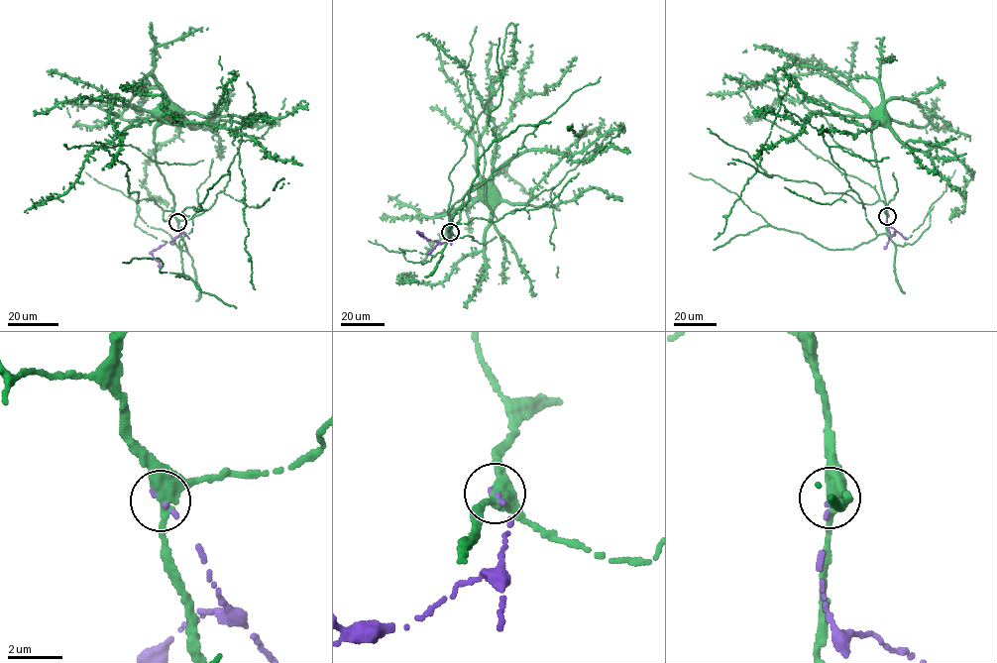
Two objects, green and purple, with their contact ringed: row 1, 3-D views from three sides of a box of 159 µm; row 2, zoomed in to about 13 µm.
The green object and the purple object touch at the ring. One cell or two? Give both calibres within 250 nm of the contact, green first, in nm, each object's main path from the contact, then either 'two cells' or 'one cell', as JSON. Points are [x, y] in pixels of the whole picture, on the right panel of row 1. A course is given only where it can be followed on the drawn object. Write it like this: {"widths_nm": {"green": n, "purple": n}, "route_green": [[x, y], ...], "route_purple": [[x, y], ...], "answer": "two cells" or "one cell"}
{"widths_nm": {"green": 400, "purple": 150}, "route_green": [[887, 216], [871, 136], [871, 115], [877, 112]], "route_purple": [[886, 216], [887, 226], [895, 231], [884, 248]], "answer": "two cells"}

